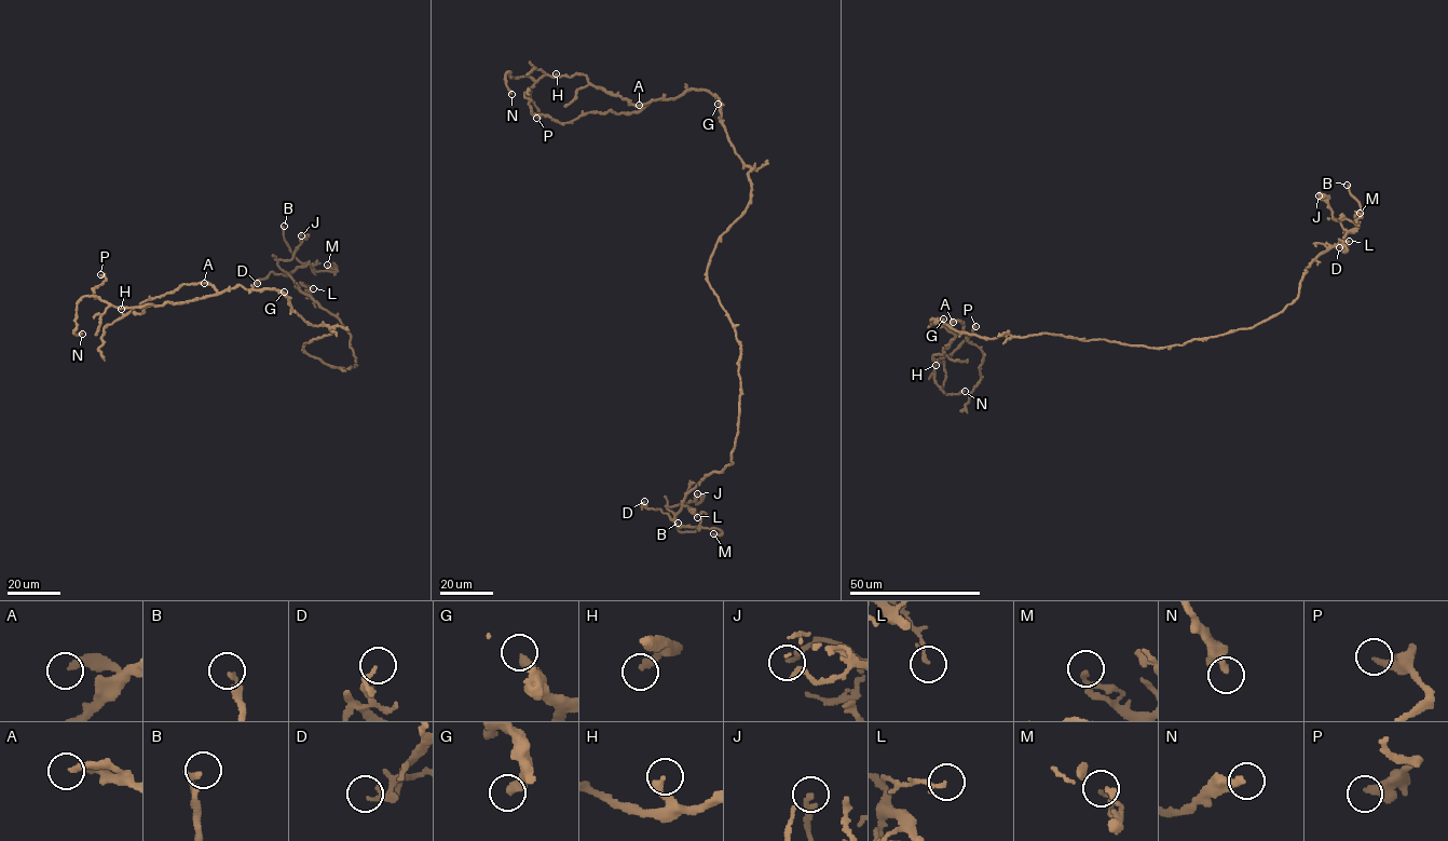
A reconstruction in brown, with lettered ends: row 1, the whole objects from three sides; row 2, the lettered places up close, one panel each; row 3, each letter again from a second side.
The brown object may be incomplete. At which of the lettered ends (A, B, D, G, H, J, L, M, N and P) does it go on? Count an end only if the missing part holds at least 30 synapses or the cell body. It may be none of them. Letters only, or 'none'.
B

